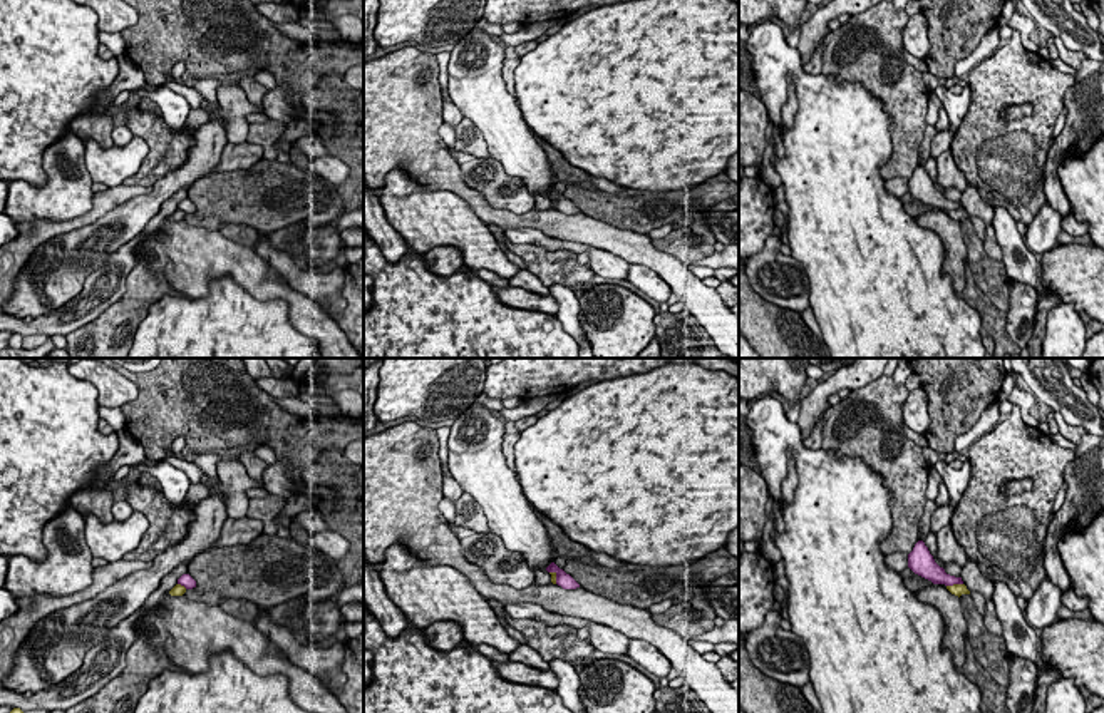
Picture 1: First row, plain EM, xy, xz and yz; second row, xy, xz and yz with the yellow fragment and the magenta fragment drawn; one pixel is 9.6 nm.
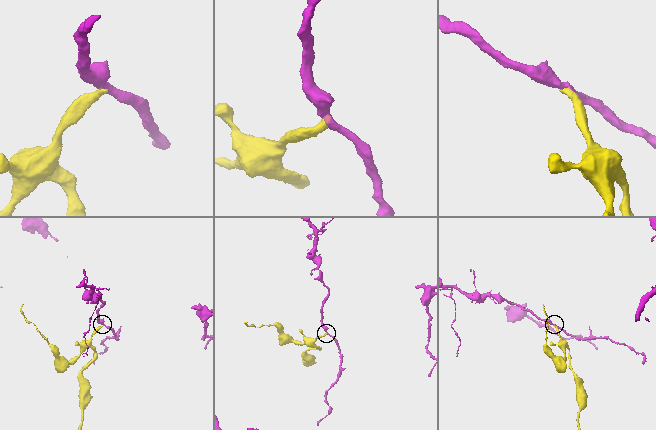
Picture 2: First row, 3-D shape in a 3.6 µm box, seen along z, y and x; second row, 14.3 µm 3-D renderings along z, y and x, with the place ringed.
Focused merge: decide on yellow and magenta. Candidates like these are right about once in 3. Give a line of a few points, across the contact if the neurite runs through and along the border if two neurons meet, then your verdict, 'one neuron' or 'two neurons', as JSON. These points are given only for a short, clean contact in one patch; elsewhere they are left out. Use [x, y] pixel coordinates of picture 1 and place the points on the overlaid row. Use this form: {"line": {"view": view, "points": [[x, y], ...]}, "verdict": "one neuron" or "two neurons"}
{"line": {"view": "yz", "points": [[962, 583], [947, 586]]}, "verdict": "two neurons"}

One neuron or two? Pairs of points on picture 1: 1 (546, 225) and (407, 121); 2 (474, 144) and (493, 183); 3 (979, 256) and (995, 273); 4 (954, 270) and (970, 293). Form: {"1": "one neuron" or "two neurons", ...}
{"1": "one neuron", "2": "two neurons", "3": "one neuron", "4": "two neurons"}

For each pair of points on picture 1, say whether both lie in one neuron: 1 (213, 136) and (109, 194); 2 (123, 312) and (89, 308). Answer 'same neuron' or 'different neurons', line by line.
1: different neurons
2: different neurons

